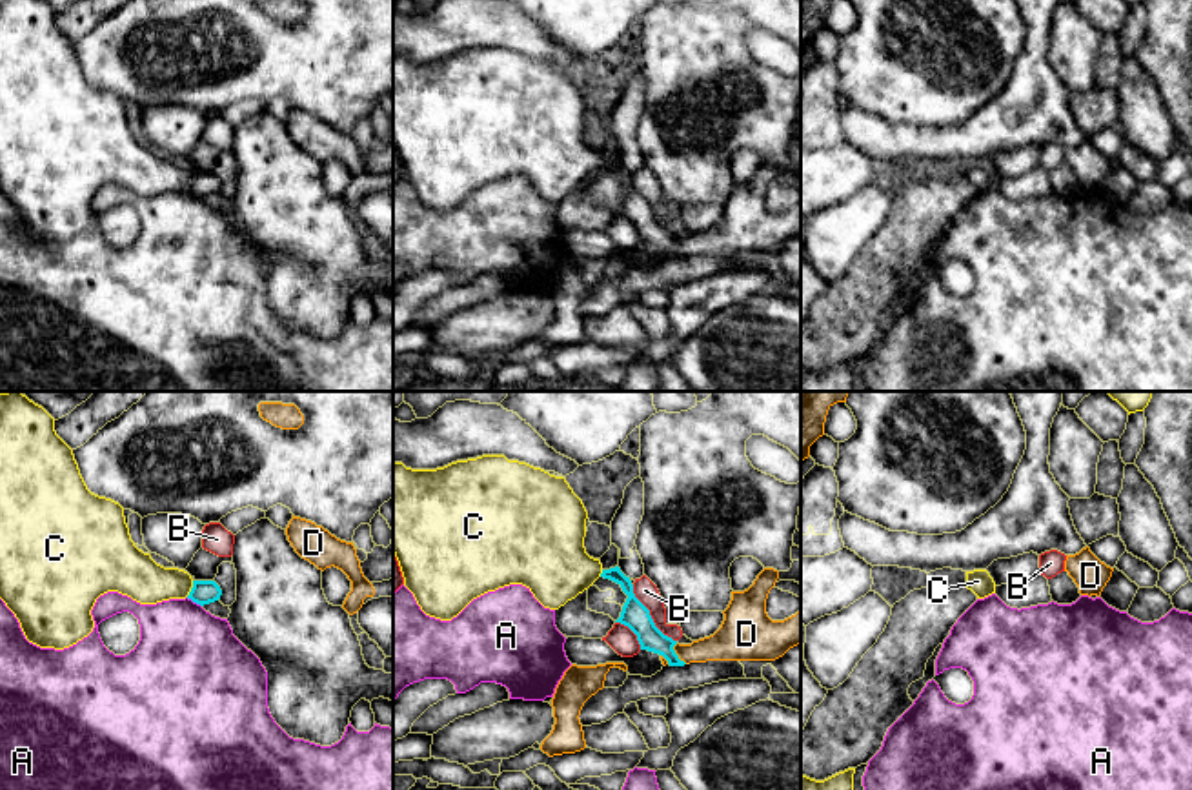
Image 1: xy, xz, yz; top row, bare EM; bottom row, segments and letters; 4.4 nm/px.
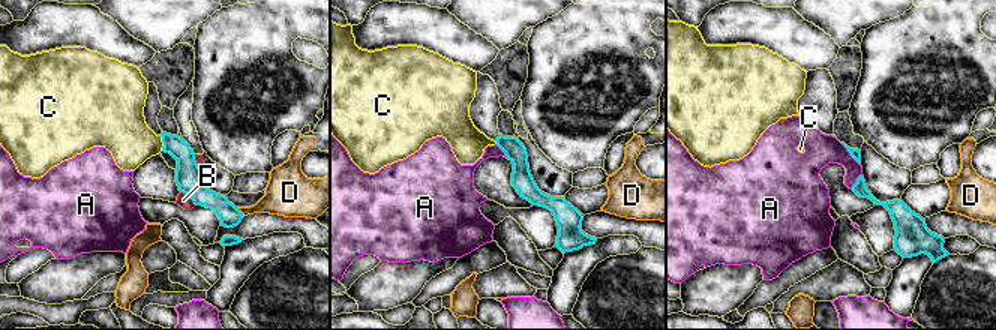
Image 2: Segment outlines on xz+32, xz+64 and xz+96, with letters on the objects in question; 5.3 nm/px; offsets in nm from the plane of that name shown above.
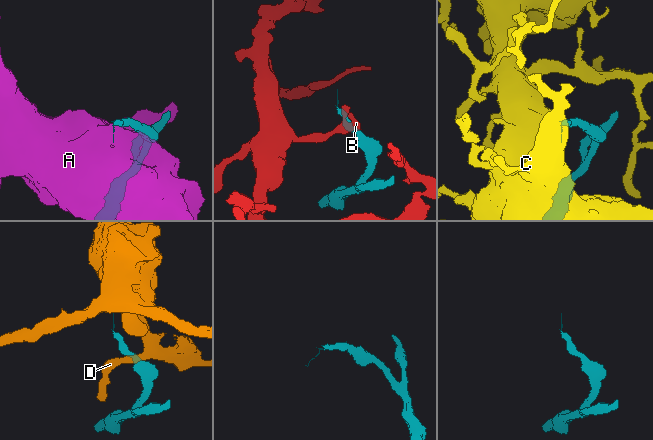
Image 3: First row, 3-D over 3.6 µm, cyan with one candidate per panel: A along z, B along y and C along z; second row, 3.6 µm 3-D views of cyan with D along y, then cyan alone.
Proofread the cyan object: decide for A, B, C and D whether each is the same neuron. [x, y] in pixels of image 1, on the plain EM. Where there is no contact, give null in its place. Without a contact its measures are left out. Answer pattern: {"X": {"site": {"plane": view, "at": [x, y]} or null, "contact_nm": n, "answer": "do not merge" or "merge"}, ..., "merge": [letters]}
{"A": {"site": {"plane": "xy", "at": [193, 193]}, "contact_nm": 80, "answer": "do not merge"}, "B": {"site": {"plane": "xz", "at": [650, 208]}, "contact_nm": 320, "answer": "do not merge"}, "C": {"site": {"plane": "xy", "at": [191, 181]}, "contact_nm": 80, "answer": "do not merge"}, "D": {"site": {"plane": "xz", "at": [676, 246]}, "contact_nm": 110, "answer": "do not merge"}, "merge": []}

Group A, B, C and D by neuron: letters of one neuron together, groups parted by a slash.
A / B / C / D

